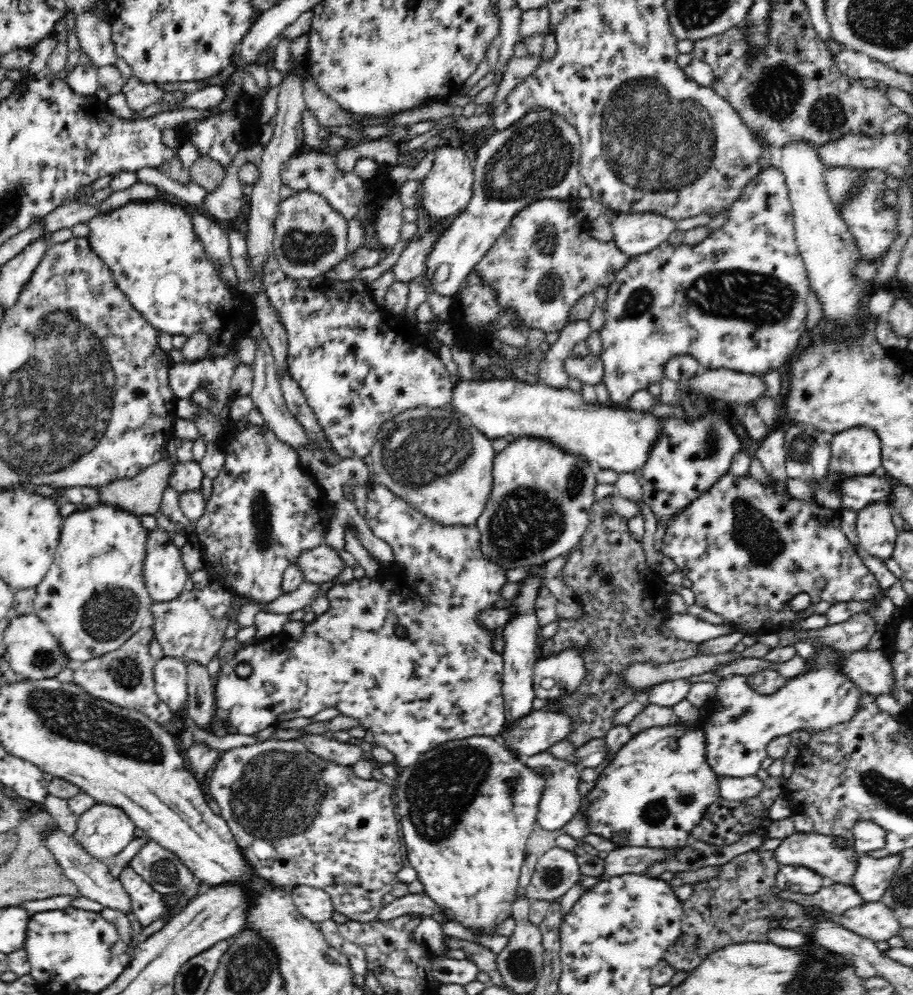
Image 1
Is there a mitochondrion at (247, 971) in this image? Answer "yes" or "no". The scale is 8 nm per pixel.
yes

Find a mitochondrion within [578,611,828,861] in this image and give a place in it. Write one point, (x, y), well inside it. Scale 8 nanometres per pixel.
(657, 810)

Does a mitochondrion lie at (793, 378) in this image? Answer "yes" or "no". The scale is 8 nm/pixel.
no

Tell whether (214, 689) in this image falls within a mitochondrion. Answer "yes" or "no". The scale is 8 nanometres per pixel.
no

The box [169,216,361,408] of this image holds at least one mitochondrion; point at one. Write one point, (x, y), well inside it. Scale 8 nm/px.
(300, 247)

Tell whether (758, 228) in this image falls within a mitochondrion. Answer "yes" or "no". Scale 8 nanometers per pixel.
no

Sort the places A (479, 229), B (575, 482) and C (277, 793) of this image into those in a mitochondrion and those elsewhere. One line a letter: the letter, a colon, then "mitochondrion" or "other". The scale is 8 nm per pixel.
A: other
B: mitochondrion
C: mitochondrion

